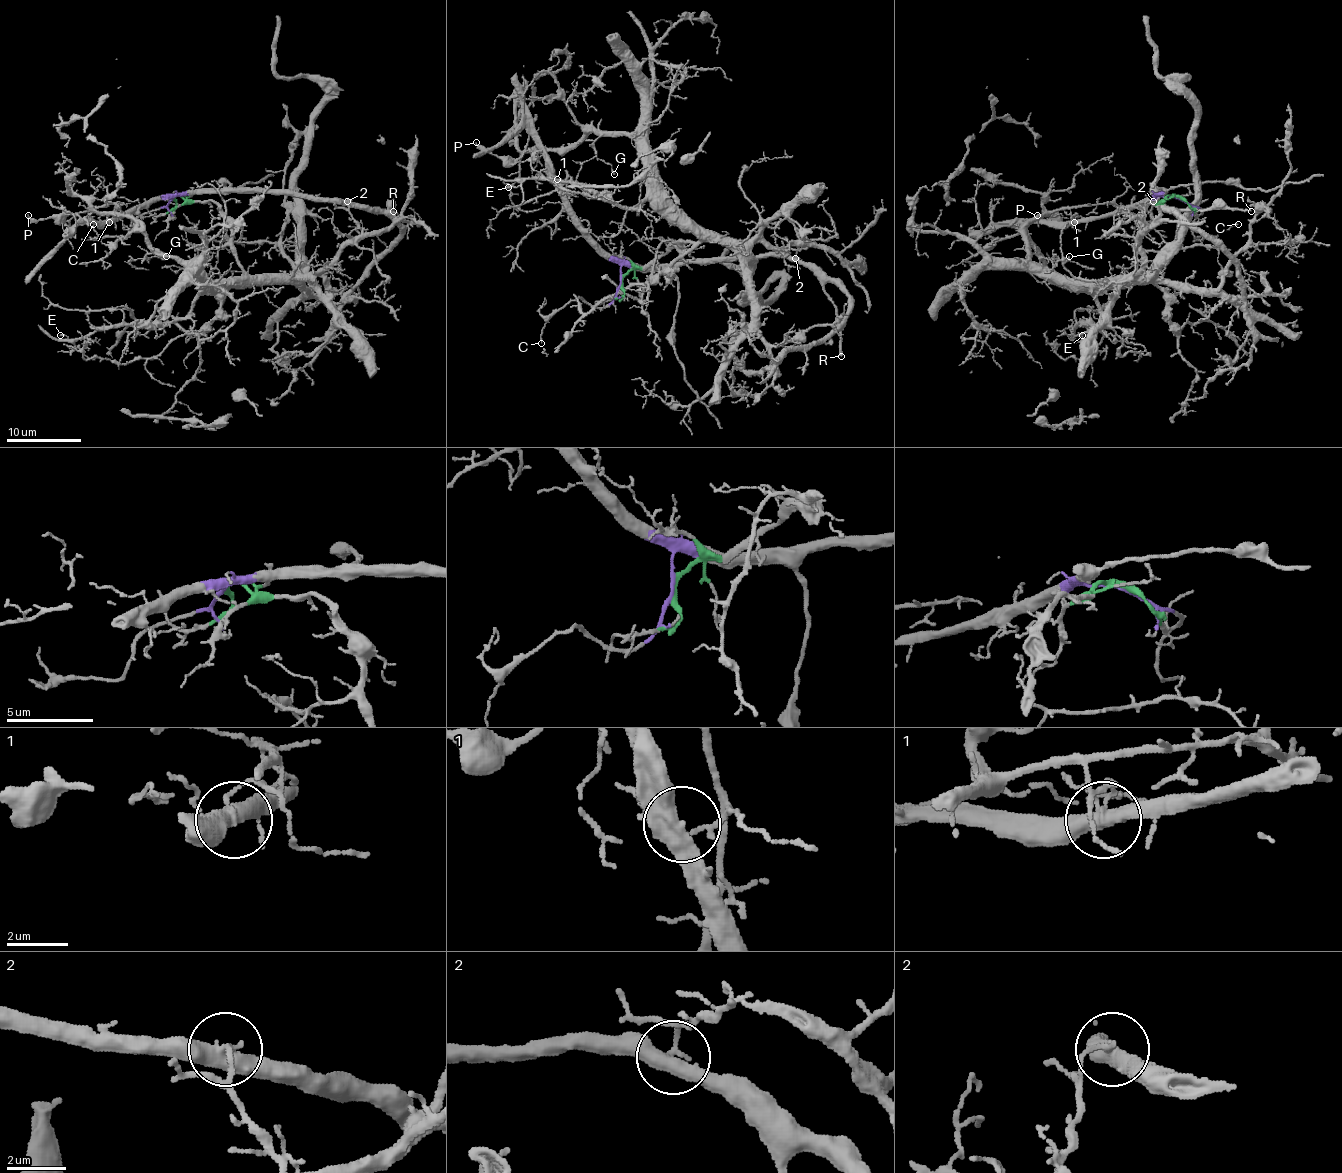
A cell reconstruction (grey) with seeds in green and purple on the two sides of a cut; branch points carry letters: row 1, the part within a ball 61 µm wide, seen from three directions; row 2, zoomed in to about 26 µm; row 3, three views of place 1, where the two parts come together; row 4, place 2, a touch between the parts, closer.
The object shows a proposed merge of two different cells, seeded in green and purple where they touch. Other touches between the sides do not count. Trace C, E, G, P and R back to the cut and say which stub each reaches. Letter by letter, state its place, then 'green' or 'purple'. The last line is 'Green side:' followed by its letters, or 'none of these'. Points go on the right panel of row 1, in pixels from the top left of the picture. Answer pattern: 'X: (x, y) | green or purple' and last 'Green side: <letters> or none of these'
C: (1238, 224) | purple
E: (1082, 335) | green
G: (1069, 256) | green
P: (1037, 215) | purple
R: (1251, 211) | purple
Green side: E, G

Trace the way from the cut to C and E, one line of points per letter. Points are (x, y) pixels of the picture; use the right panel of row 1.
C: (1176, 198), (1202, 211), (1193, 220), (1195, 237), (1214, 237), (1238, 224)
E: (1176, 198), (1146, 207), (1137, 275), (1096, 293), (1101, 318), (1081, 323), (1073, 336), (1083, 335)

